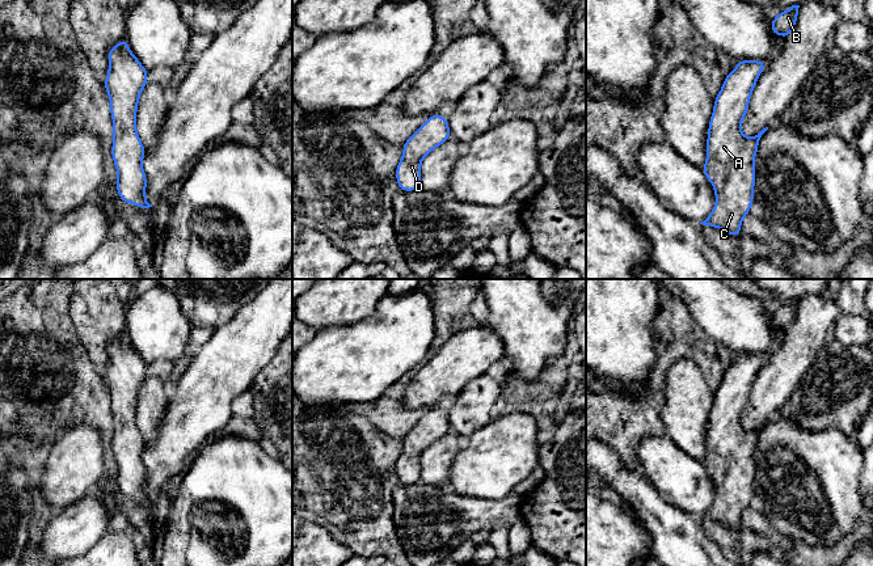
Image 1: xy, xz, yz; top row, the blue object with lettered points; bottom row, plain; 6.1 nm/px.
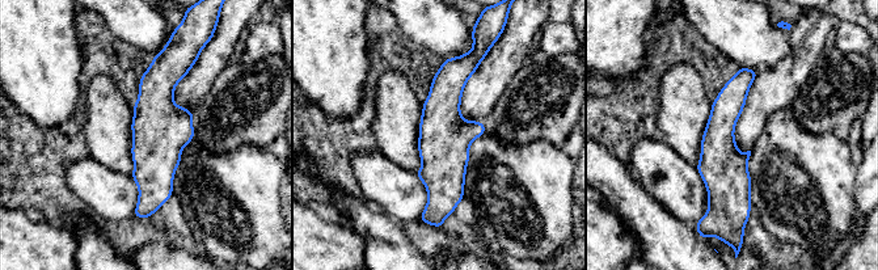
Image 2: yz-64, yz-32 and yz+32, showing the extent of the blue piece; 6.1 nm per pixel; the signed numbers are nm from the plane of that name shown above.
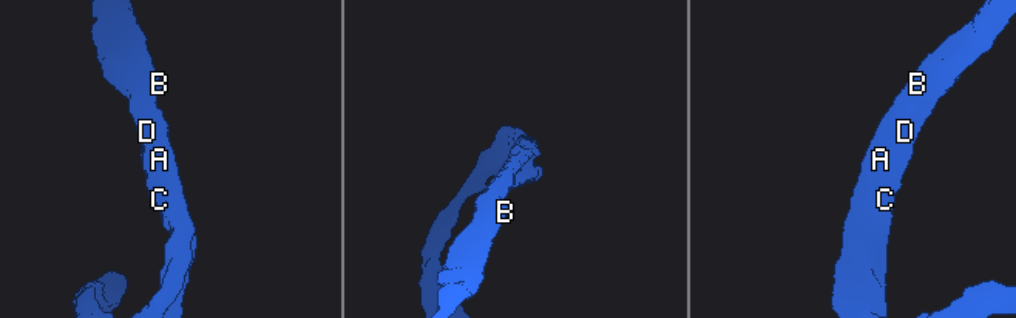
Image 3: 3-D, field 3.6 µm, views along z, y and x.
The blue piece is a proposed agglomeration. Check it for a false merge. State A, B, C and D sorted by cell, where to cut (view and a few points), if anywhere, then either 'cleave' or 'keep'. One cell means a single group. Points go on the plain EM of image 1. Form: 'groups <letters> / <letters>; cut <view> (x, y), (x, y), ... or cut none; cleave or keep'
groups A B C D; cut none; keep

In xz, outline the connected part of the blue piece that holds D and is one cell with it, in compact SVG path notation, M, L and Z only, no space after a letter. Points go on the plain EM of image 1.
M434 406L402 438L404 445L396 461L396 473L402 485L414 485L421 478L421 456L436 440L451 431L448 414Z

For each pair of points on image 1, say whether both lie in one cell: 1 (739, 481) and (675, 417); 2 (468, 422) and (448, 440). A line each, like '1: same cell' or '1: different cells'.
1: different cells
2: different cells

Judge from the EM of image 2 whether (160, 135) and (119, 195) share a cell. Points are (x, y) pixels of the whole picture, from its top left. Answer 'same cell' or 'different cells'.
different cells

